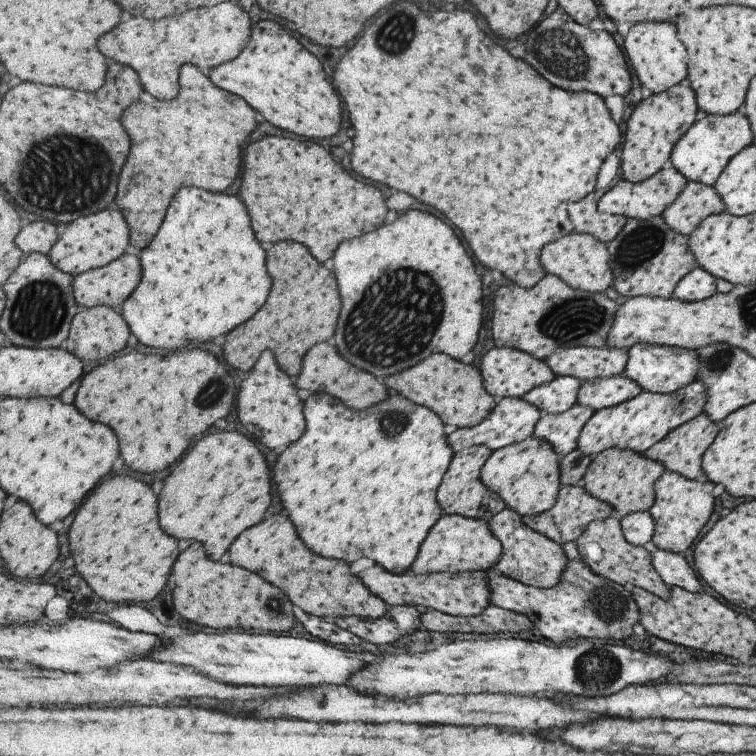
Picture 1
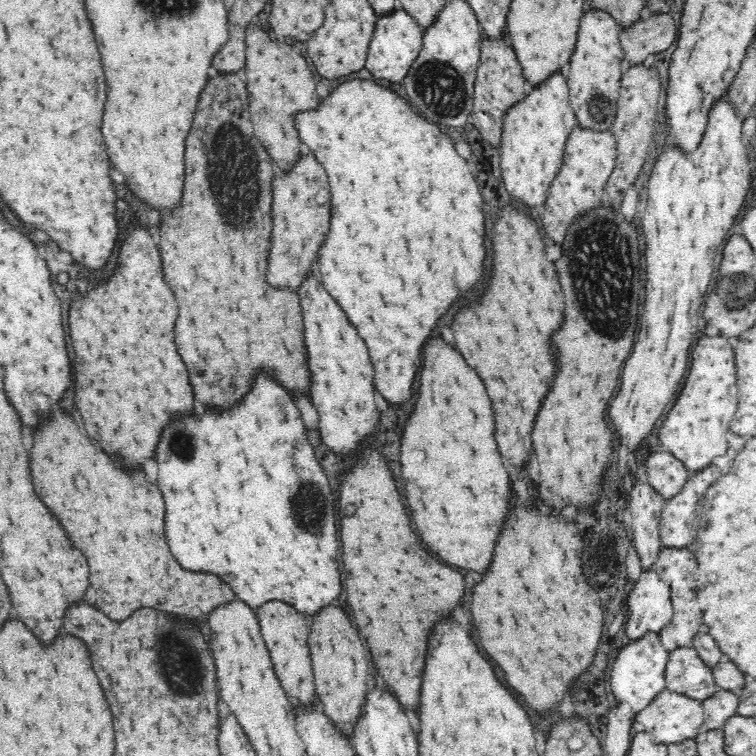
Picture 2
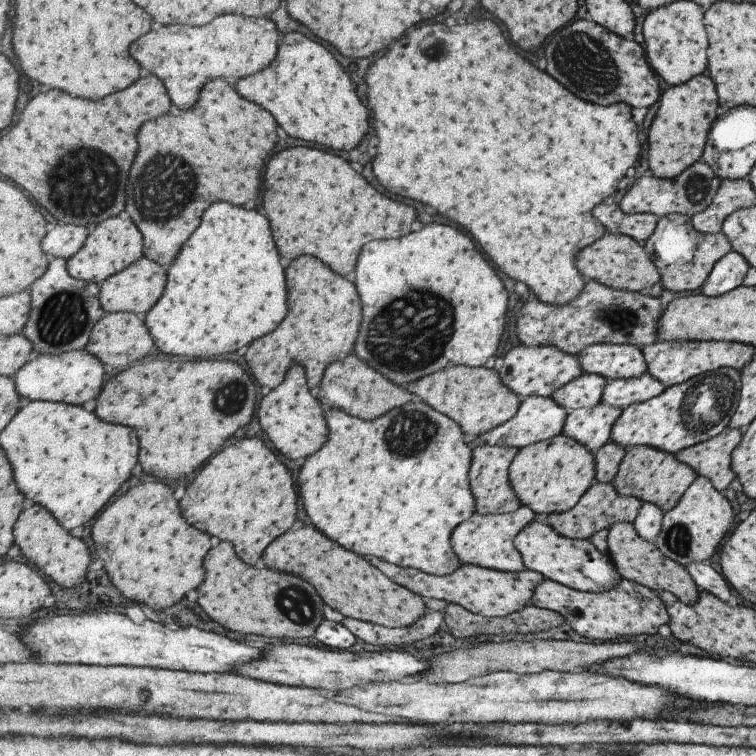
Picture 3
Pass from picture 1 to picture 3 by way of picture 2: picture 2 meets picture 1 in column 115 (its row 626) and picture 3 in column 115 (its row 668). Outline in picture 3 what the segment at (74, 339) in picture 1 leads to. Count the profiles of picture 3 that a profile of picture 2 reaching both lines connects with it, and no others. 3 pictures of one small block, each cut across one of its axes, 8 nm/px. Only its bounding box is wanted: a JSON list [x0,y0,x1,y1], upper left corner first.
[86,311,155,368]

